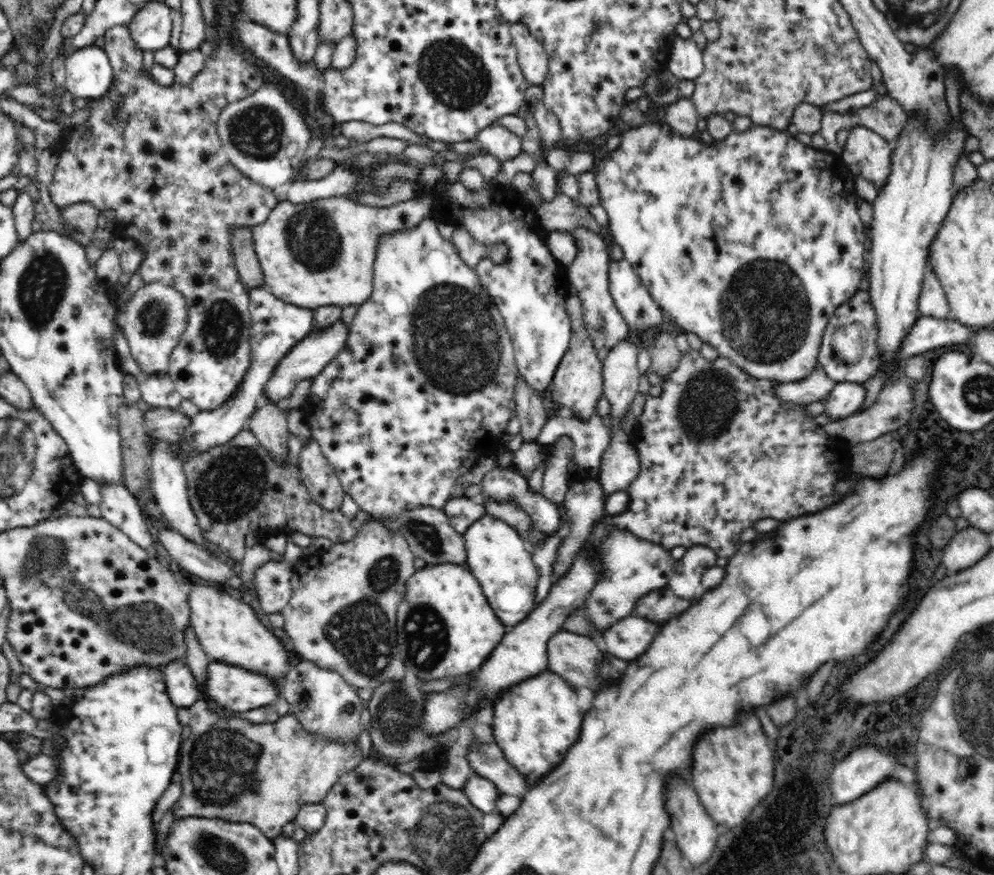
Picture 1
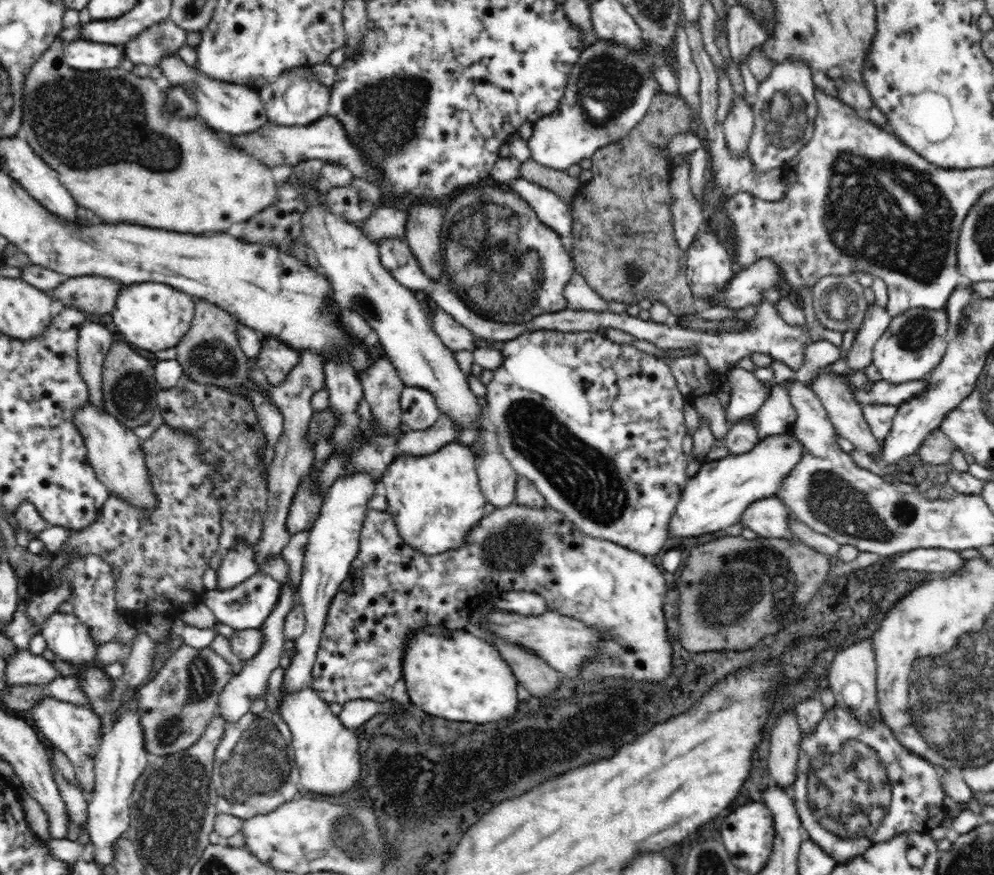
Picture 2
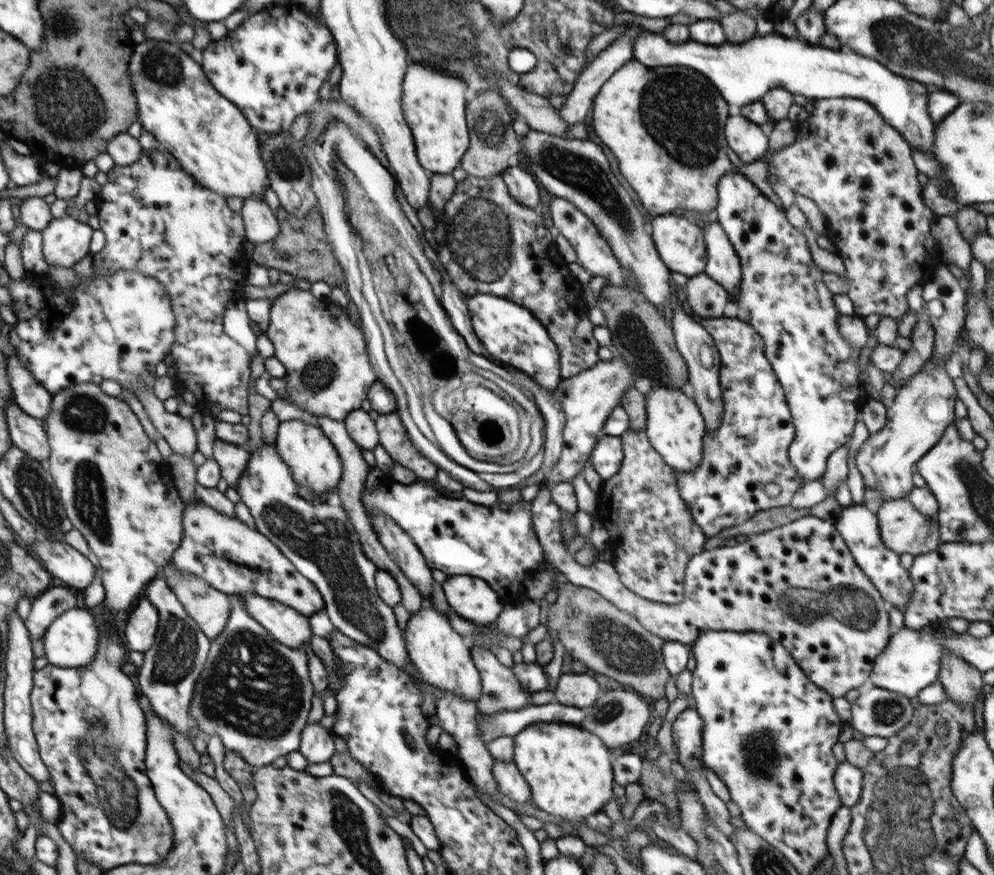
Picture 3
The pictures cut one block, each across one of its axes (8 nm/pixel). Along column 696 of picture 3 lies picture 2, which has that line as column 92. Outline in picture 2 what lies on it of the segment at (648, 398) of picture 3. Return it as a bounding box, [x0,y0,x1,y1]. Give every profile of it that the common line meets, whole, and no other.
[73,402,156,510]

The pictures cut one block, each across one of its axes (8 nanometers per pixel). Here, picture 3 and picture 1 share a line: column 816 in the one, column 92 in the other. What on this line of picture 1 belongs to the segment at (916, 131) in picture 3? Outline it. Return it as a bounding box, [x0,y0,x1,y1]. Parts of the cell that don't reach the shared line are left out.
[63,45,113,99]

